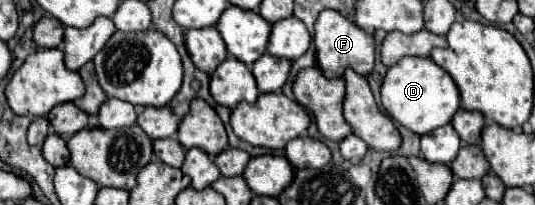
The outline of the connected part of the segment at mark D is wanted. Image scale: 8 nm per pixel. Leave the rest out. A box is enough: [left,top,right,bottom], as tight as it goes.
[382,56,460,134]

